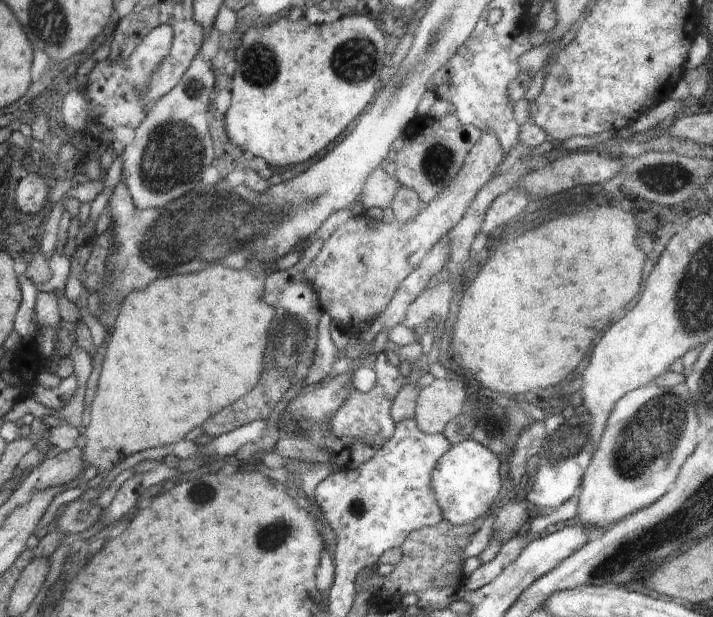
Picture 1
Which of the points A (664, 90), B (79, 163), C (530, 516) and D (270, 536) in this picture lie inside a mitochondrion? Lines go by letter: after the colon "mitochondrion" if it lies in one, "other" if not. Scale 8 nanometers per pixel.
A: other
B: other
C: other
D: mitochondrion

